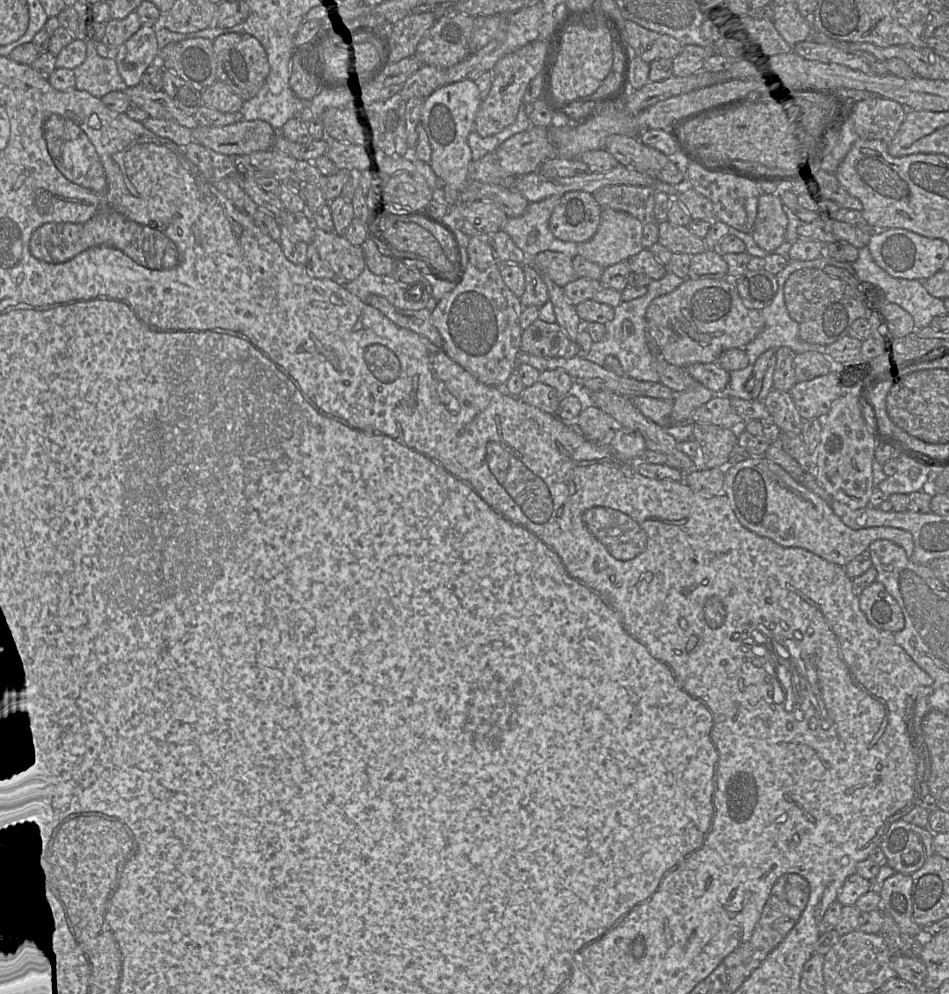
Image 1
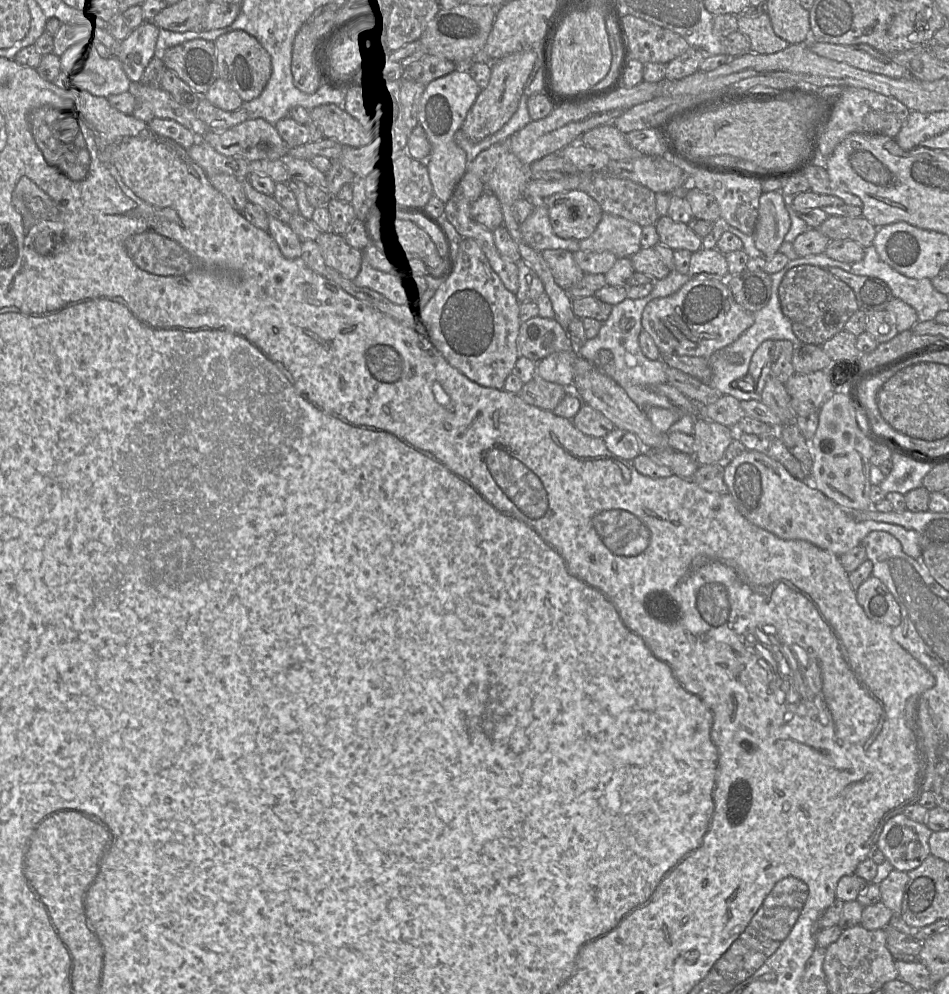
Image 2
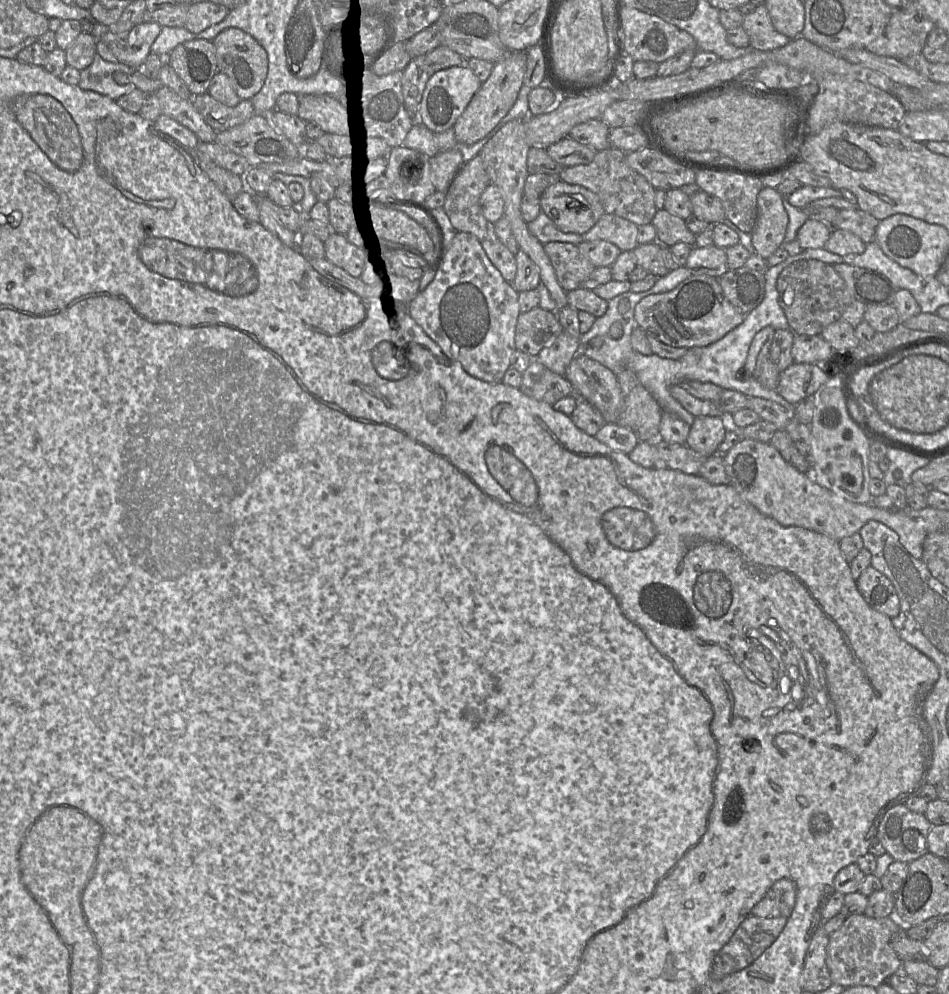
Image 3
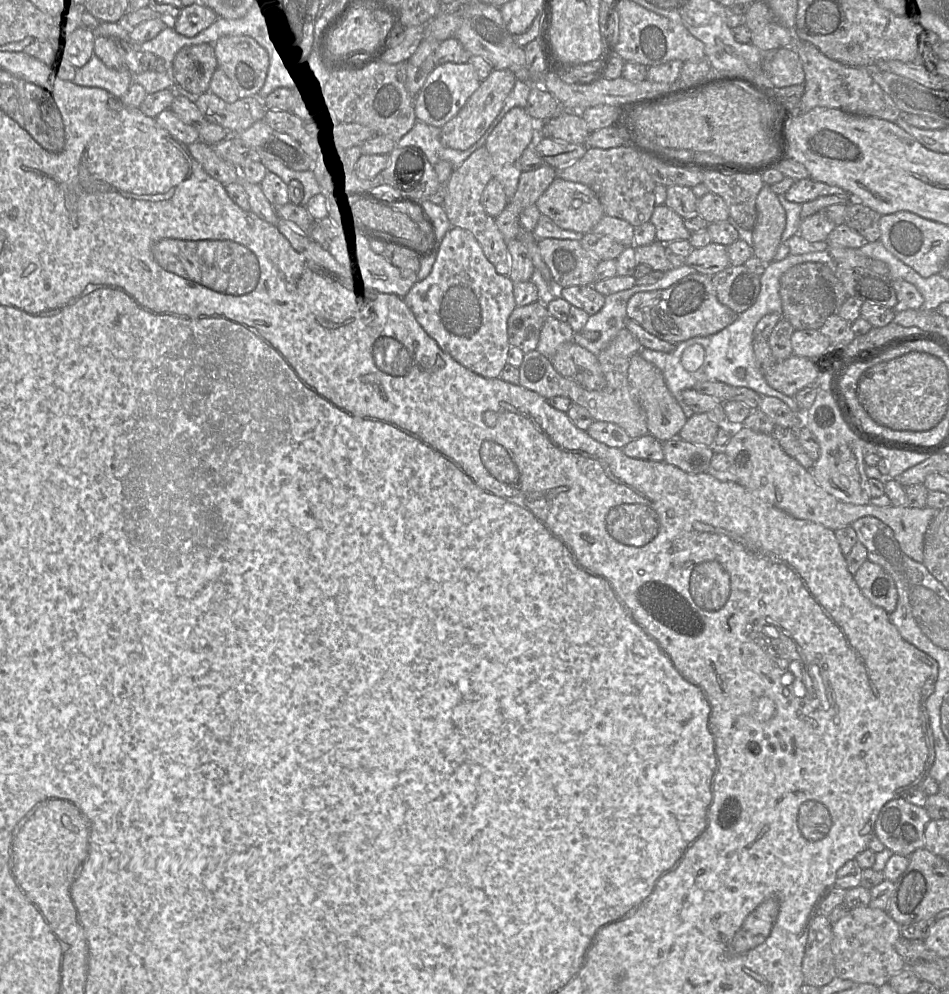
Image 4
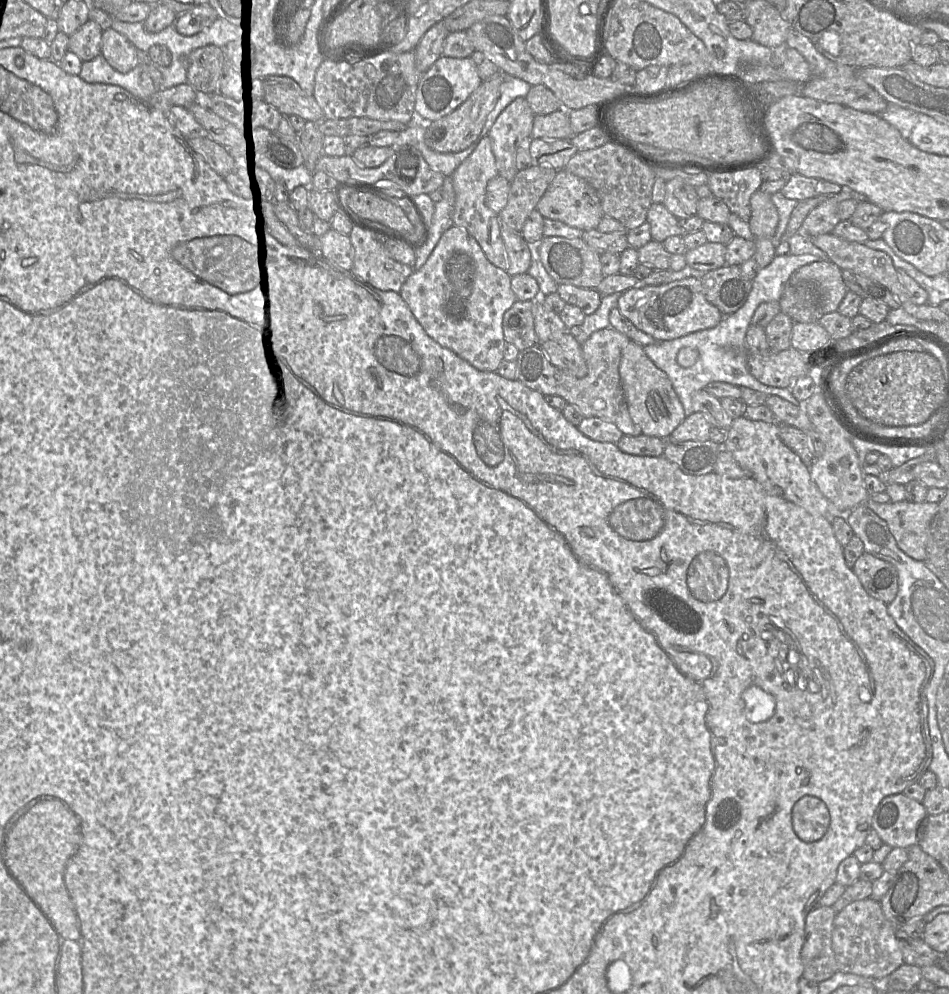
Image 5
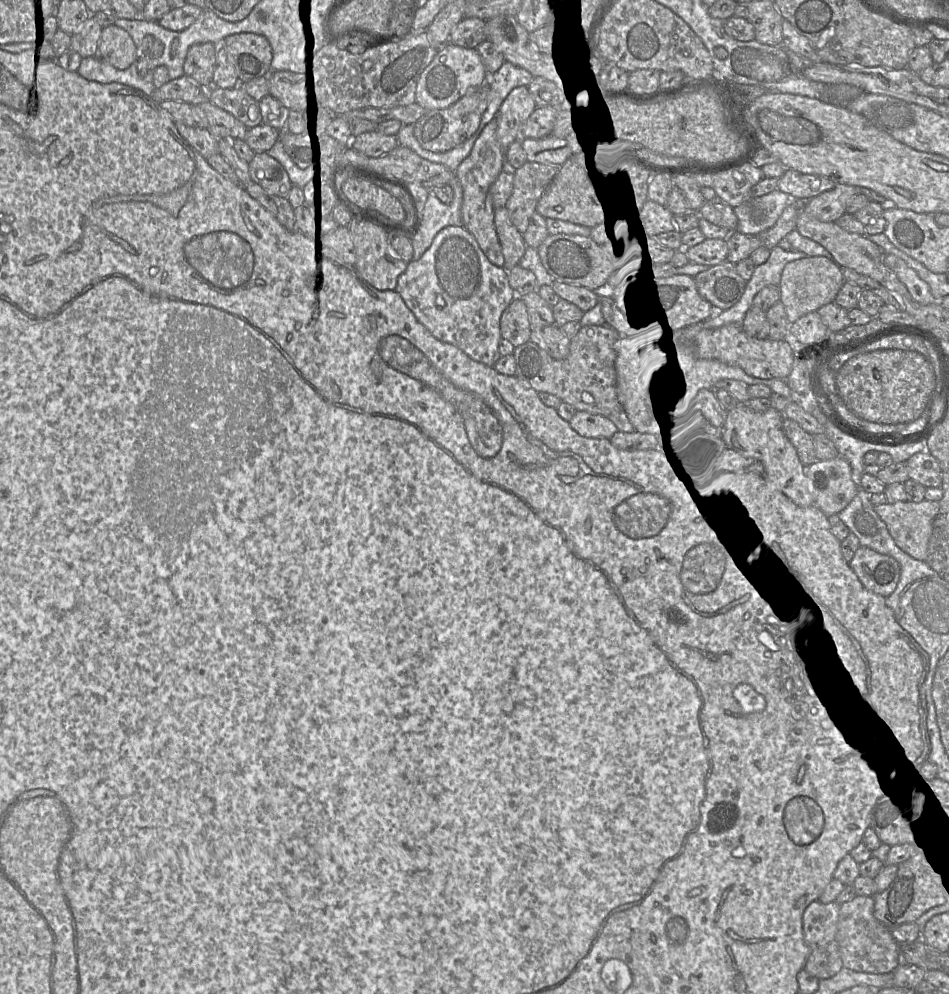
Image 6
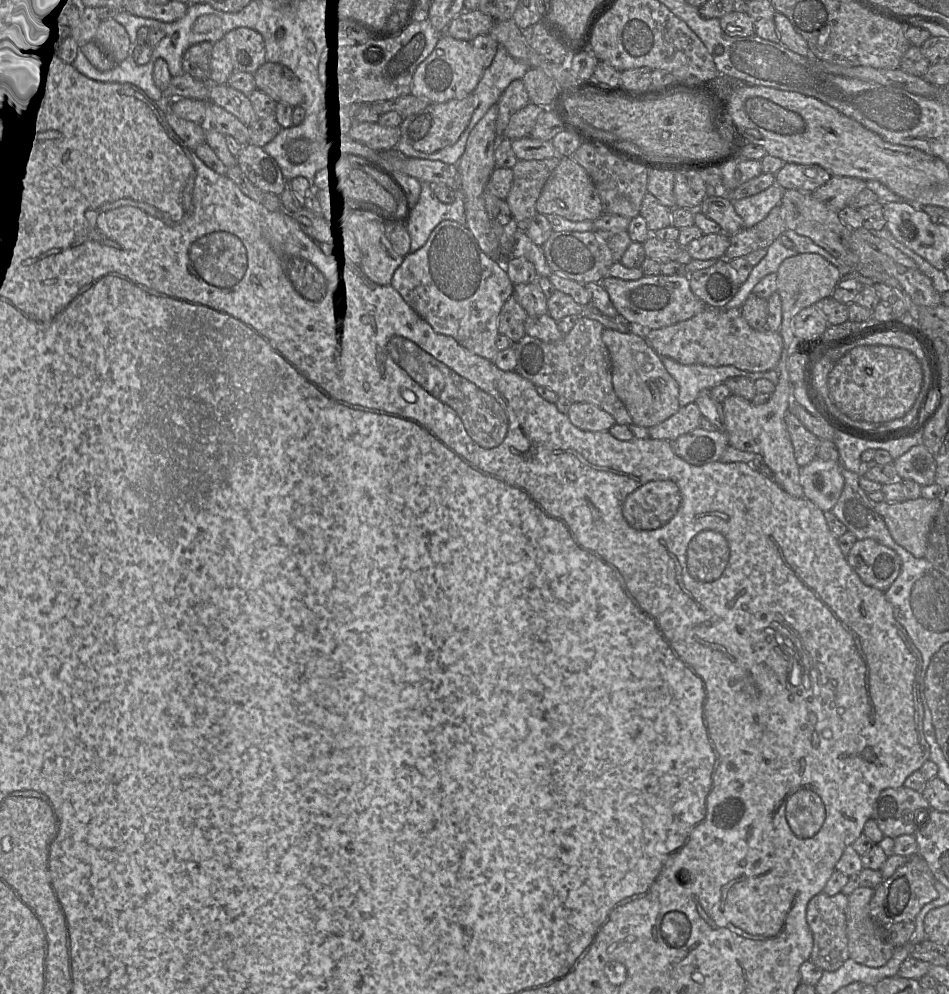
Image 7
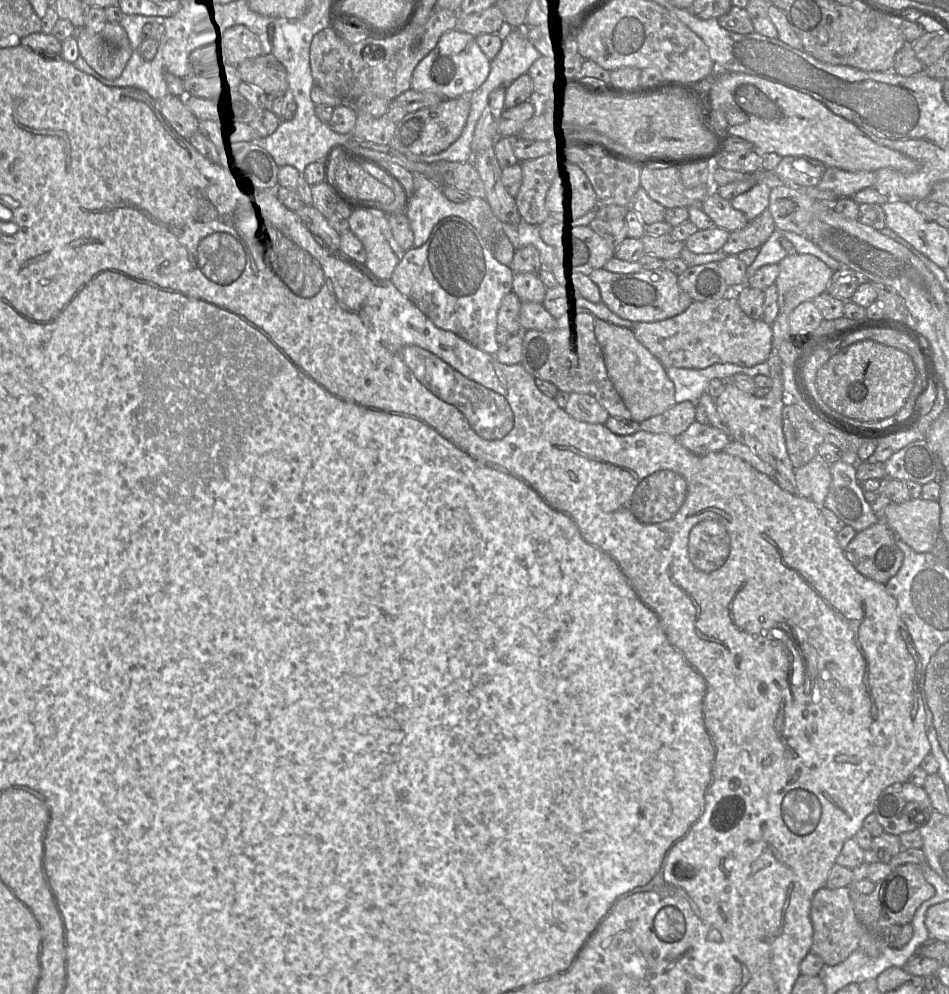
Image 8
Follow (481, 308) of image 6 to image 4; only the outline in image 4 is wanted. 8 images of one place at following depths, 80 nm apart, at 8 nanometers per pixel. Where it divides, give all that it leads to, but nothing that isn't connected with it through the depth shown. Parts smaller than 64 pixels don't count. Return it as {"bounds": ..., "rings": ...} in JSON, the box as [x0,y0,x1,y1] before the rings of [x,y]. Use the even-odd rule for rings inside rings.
{"bounds":[403,227,516,378],"rings":[[[453,227],[437,252],[430,274],[418,281],[403,300],[444,352],[480,376],[499,378],[511,346],[507,321],[516,307],[513,282],[496,271],[469,230]]]}

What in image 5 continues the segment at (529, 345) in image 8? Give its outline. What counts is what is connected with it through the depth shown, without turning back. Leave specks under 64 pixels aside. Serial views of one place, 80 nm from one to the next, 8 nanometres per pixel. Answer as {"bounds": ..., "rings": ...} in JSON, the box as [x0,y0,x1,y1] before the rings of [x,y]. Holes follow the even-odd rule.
{"bounds":[516,327,642,436],"rings":[[[612,327],[597,330],[581,344],[588,368],[586,376],[578,378],[566,370],[553,365],[540,345],[519,351],[516,359],[517,379],[542,395],[557,395],[576,407],[584,417],[597,417],[614,423],[624,435],[637,436],[642,433],[628,412],[621,387],[619,366],[623,348],[631,340]]]}

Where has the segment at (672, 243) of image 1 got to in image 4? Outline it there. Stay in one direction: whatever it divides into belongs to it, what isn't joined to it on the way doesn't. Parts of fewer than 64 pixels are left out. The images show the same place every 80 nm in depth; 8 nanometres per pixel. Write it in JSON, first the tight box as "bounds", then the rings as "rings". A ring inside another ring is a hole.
{"bounds":[650,205,692,244],"rings":[[[665,205],[655,206],[650,222],[656,228],[656,240],[663,244],[688,240],[692,234],[685,227],[684,219]]]}

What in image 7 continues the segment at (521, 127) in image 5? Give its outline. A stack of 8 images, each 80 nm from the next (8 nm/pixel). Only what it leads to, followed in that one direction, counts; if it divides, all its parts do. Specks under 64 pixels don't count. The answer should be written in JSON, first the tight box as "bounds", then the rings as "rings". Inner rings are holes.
{"bounds":[497,79,530,140],"rings":[[[522,79],[512,81],[498,101],[497,133],[500,140],[510,118],[530,103],[528,92]]]}

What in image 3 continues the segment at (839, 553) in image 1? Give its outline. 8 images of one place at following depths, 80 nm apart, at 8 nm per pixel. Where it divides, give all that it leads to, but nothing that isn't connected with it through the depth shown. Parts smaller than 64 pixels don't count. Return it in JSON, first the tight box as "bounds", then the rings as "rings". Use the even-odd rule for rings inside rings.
{"bounds":[723,439,927,559],"rings":[[[741,439],[723,457],[729,484],[744,500],[782,526],[801,527],[840,541],[858,533],[868,521],[875,520],[896,532],[899,542],[912,557],[922,559],[927,532],[903,510],[882,509],[870,503],[853,503],[838,497],[817,484],[810,473],[801,473],[787,463],[770,442]]]}

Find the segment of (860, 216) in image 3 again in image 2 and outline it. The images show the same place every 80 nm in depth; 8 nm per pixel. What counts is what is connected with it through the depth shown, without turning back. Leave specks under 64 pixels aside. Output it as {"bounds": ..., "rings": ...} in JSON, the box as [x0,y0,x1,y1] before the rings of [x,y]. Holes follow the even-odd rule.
{"bounds":[816,216,878,248],"rings":[[[829,216],[816,229],[830,240],[850,239],[863,248],[873,245],[878,230],[864,216],[857,218]]]}

